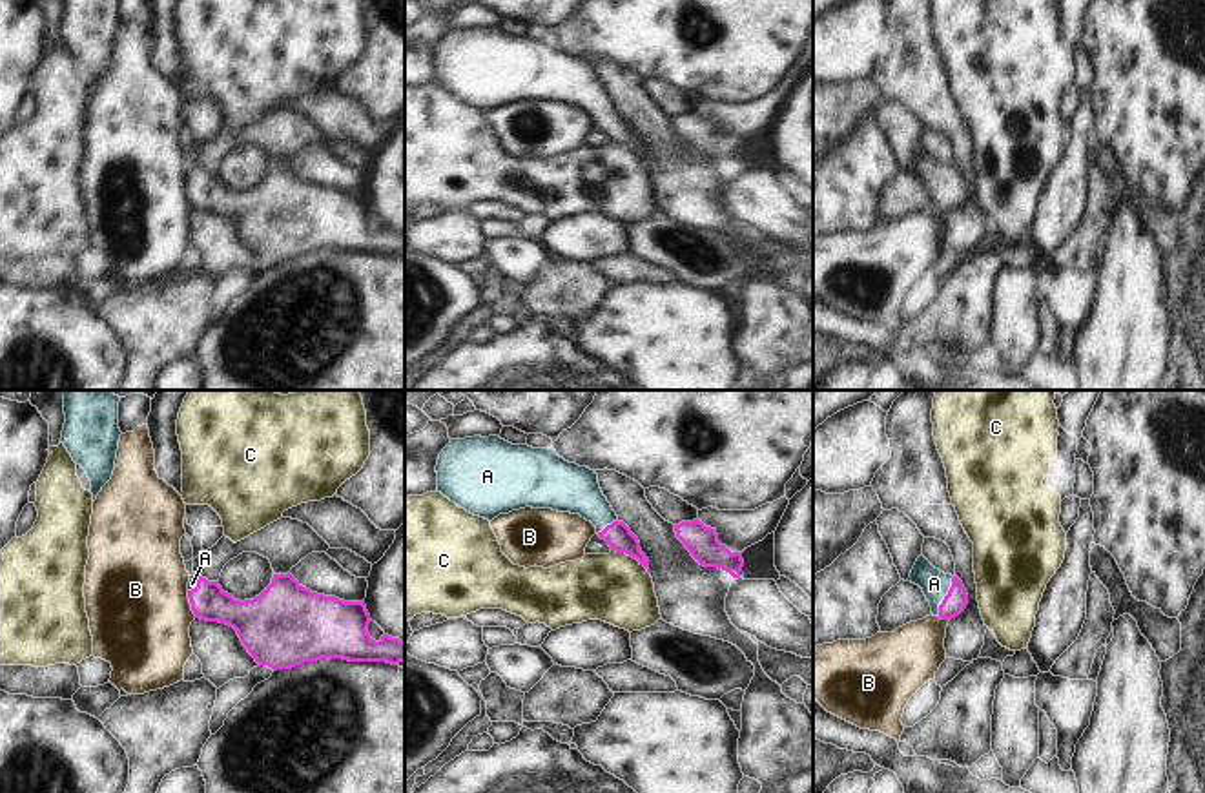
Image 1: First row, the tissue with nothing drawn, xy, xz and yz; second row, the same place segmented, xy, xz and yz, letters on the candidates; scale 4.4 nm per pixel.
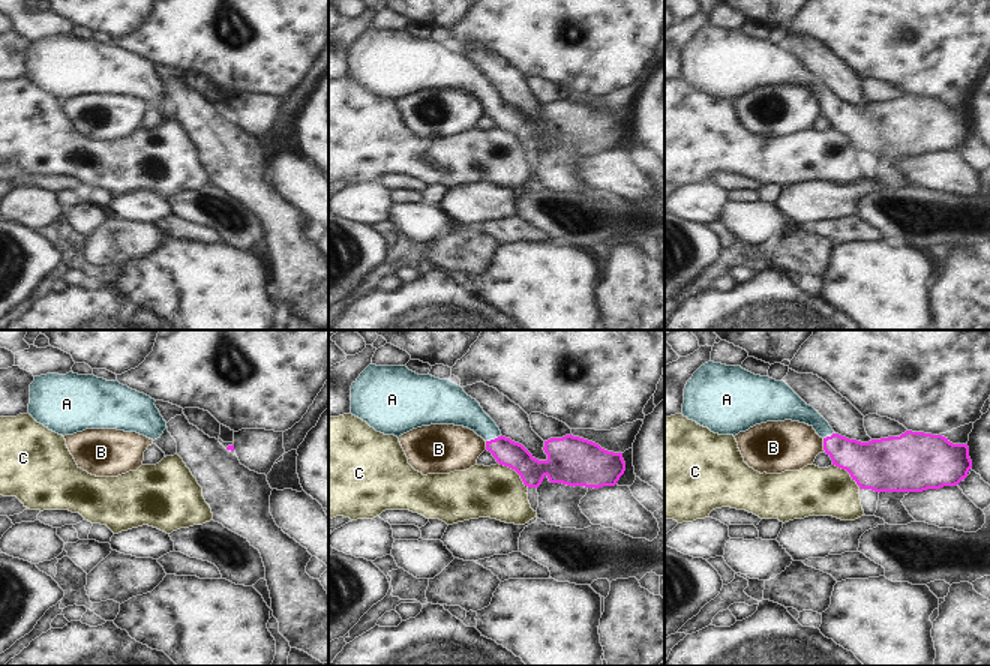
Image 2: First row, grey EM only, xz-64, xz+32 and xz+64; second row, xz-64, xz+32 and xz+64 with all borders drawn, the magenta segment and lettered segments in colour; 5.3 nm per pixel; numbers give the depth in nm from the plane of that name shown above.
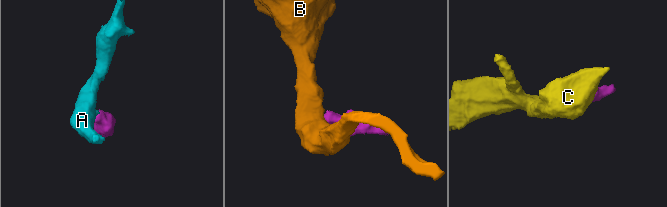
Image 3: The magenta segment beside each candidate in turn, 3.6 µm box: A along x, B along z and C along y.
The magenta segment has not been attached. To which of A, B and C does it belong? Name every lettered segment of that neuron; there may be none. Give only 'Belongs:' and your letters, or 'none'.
Belongs: A

